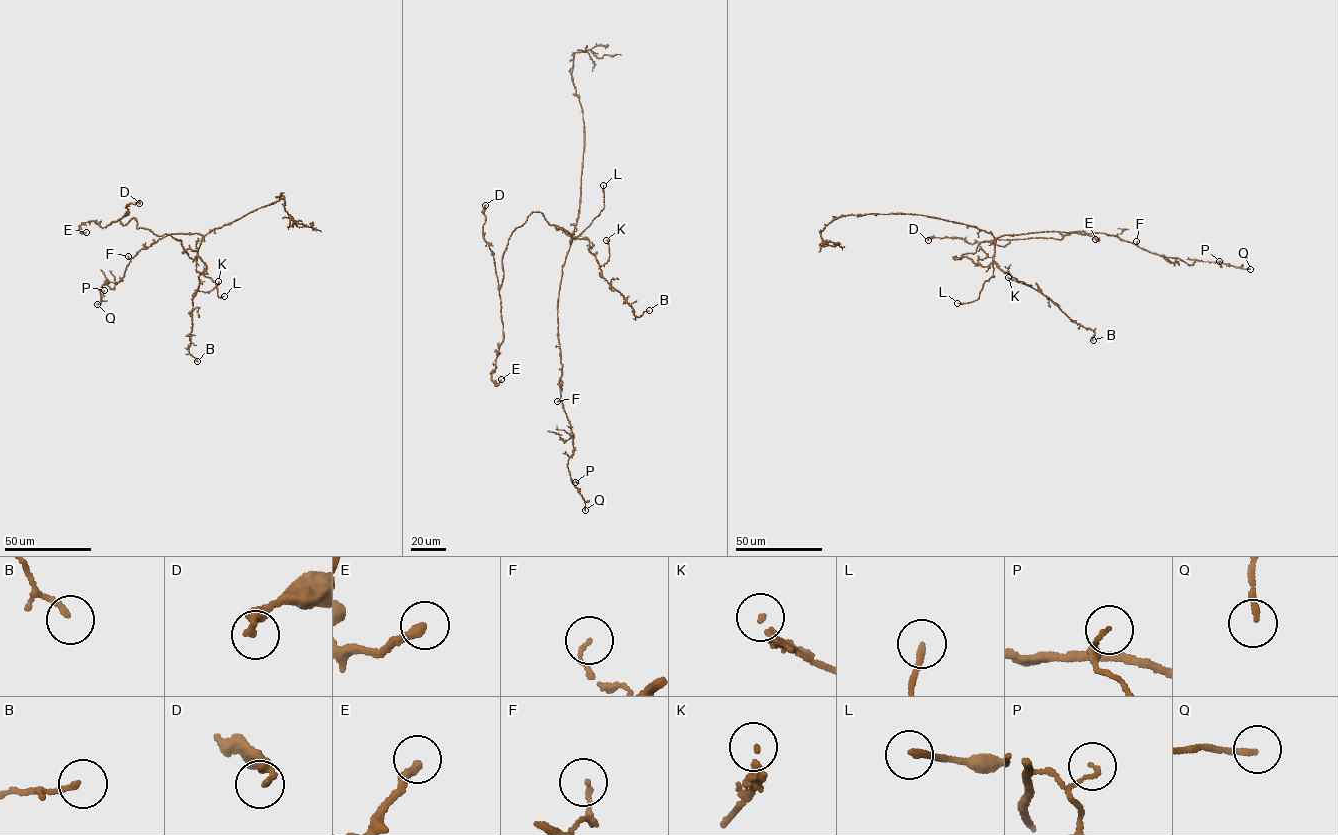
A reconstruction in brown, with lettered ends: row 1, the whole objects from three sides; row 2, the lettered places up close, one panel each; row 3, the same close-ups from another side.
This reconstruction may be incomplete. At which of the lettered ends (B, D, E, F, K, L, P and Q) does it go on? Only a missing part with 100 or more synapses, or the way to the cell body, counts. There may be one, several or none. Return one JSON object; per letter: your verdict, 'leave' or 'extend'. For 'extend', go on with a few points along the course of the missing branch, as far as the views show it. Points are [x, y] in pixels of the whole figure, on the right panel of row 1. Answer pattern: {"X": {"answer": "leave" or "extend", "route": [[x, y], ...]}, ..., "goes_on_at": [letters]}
{"B": {"answer": "leave"}, "D": {"answer": "leave"}, "E": {"answer": "leave"}, "F": {"answer": "leave"}, "K": {"answer": "leave"}, "L": {"answer": "extend", "route": [[957, 303], [933, 303], [925, 307]]}, "P": {"answer": "leave"}, "Q": {"answer": "leave"}, "goes_on_at": ["L"]}

